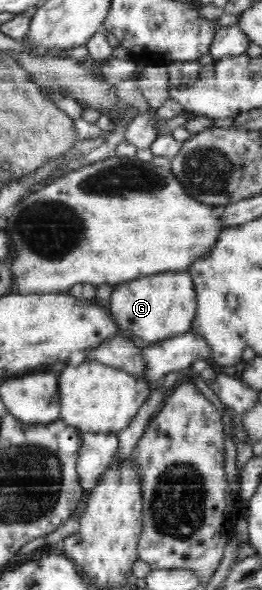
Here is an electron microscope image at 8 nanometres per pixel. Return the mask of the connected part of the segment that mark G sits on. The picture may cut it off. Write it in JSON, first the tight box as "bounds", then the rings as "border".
{"bounds":[109,271,198,344],"border":[[[187,271],[140,276],[122,285],[115,285],[109,301],[109,309],[114,314],[116,325],[150,344],[190,332],[196,307],[198,298],[195,282]]]}

